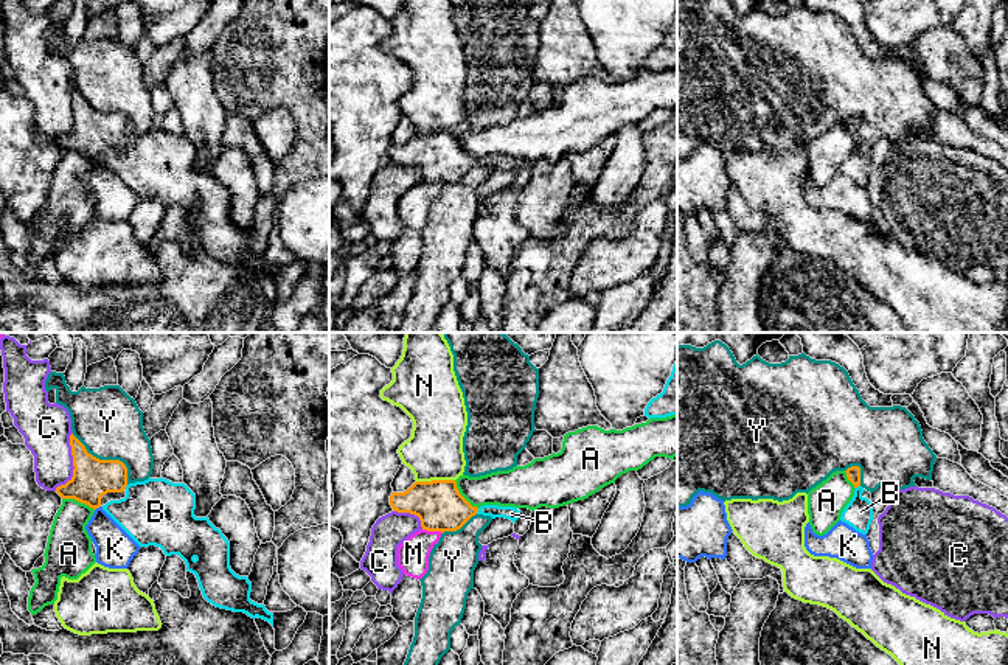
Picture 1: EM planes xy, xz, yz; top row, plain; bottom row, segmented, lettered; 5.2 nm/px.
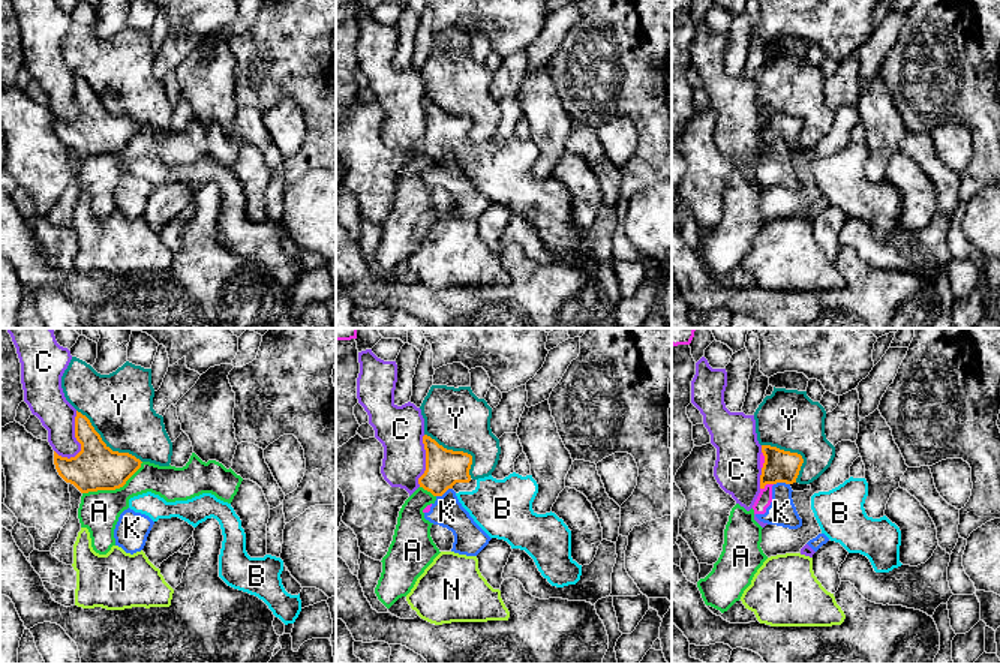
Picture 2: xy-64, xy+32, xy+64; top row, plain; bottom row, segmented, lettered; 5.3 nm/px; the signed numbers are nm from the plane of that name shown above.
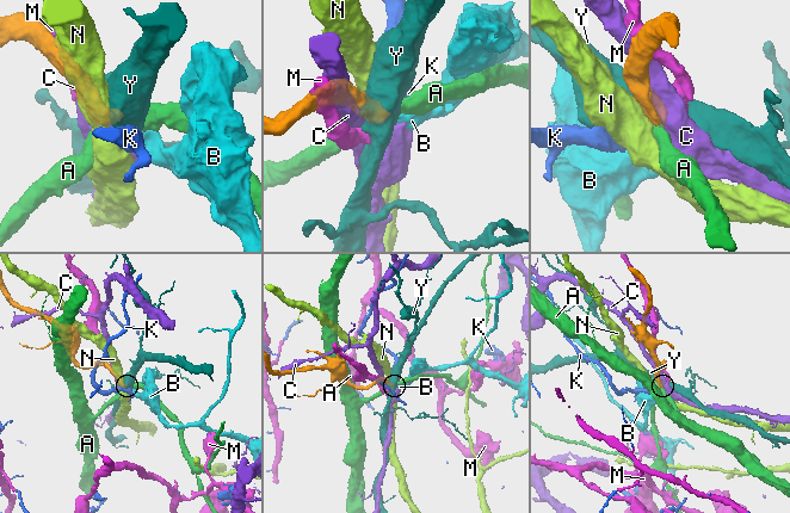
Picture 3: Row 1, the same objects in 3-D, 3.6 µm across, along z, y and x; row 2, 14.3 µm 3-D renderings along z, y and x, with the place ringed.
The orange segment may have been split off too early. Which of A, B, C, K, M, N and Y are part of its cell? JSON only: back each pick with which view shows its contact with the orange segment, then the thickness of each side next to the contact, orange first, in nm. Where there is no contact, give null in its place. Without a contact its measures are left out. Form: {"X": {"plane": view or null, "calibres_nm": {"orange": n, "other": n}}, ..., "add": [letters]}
{"B": {"plane": "xz", "calibres_nm": {"orange": 260, "other": 70}}, "add": ["B"]}

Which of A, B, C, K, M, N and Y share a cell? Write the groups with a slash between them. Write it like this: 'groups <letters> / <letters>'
groups A / B / C / K M / N / Y

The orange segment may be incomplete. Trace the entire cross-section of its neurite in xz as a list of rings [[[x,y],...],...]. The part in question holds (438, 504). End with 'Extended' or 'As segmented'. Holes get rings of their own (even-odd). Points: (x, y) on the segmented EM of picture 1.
[[[455,480],[415,482],[404,493],[391,493],[390,505],[393,511],[418,516],[422,530],[441,533],[460,530],[475,514],[505,517],[514,524],[520,516],[514,507],[472,507]]]. Extended

